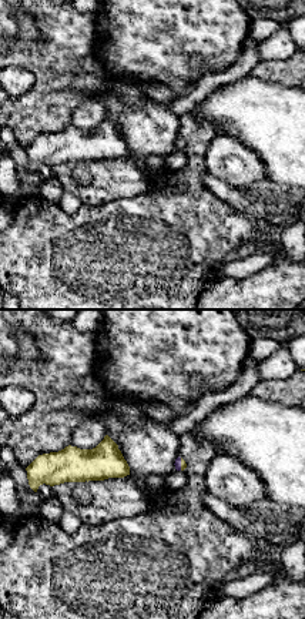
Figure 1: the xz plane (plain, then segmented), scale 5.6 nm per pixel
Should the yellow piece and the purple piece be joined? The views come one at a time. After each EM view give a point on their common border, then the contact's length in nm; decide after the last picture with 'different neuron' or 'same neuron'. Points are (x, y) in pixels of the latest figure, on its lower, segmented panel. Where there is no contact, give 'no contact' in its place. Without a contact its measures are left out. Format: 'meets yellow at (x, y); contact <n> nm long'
meets yellow at (181, 464); contact 70 nm long

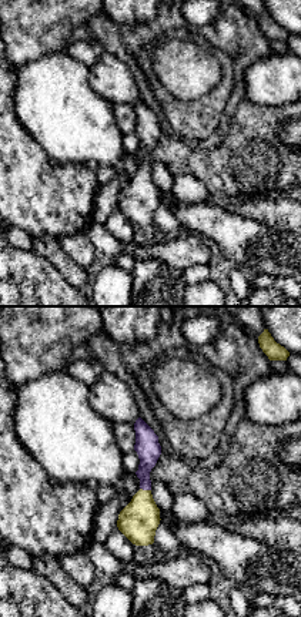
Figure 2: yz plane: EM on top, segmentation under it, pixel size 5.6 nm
meets yellow at (146, 490); contact 70 nm long

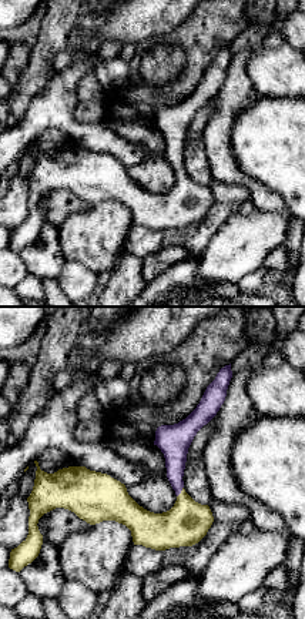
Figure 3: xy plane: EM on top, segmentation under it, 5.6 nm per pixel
meets yellow at (181, 492); contact 70 nm long

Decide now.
same neuron

